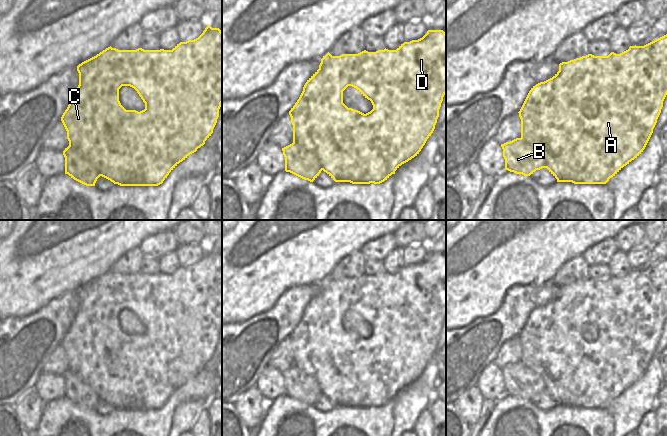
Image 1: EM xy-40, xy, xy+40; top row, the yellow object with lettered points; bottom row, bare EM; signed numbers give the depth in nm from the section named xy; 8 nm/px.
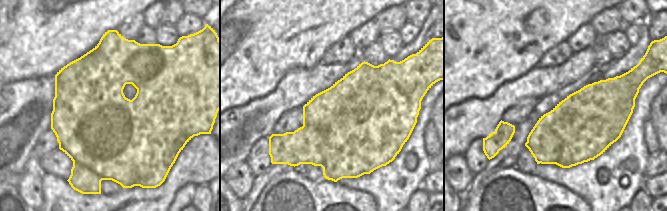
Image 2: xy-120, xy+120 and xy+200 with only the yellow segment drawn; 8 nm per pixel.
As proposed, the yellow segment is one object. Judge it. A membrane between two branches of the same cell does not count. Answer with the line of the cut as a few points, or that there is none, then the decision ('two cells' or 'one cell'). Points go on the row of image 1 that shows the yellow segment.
xy-40 (69, 145), (76, 149), (101, 175) | two cells

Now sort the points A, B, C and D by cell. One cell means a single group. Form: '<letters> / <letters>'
A C D / B

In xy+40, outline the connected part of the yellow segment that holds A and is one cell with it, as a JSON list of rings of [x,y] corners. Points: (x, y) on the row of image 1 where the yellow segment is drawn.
[[[667,34],[644,45],[630,46],[628,50],[608,56],[588,54],[568,62],[559,64],[559,71],[550,79],[533,86],[529,91],[519,113],[521,119],[521,138],[530,146],[536,148],[542,155],[549,172],[557,182],[572,182],[574,184],[606,184],[624,166],[637,158],[645,149],[657,123],[667,95]]]

